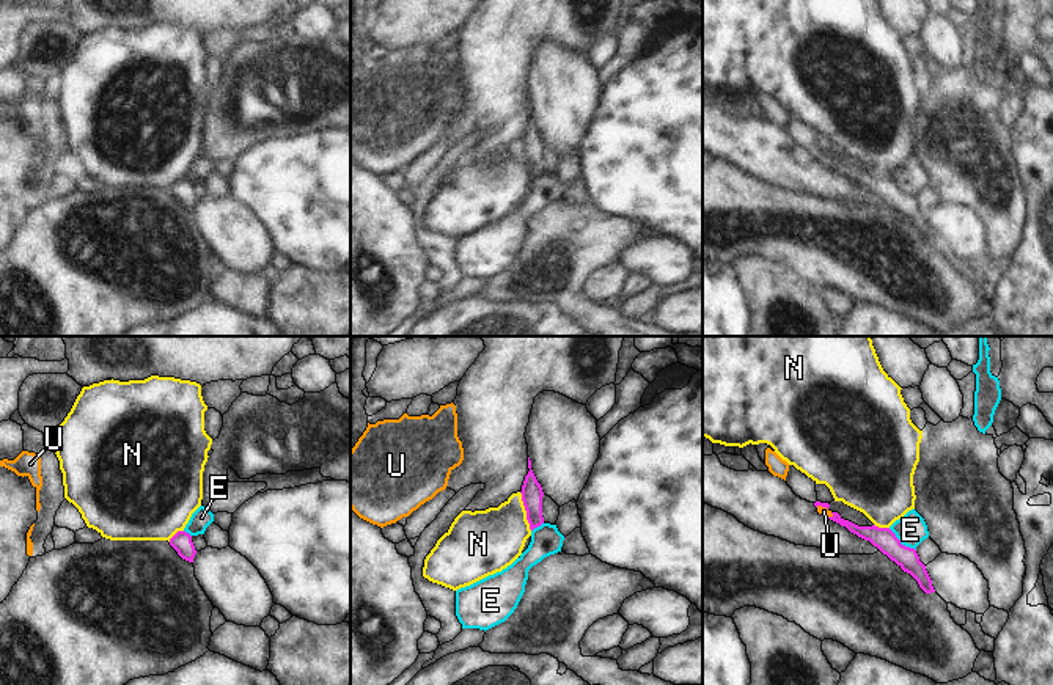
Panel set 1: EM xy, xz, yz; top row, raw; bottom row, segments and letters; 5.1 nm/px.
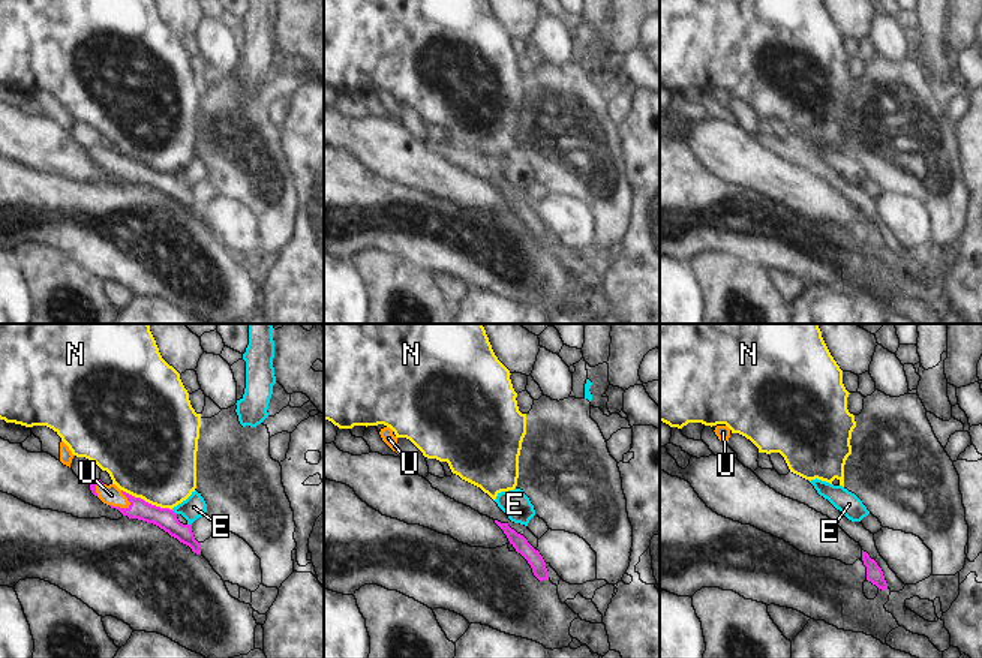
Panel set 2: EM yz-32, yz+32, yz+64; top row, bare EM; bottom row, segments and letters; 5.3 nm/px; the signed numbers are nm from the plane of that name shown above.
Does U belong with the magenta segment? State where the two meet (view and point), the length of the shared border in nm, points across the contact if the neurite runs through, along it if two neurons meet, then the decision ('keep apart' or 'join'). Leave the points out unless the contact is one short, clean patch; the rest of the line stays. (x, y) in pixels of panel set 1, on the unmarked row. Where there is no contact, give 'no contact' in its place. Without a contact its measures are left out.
yz (822, 154) | 70 nm | across yz (818, 151), (822, 154), (824, 159) | join

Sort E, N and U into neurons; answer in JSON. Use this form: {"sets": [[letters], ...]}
{"sets": [["E"], ["N"], ["U"]]}

